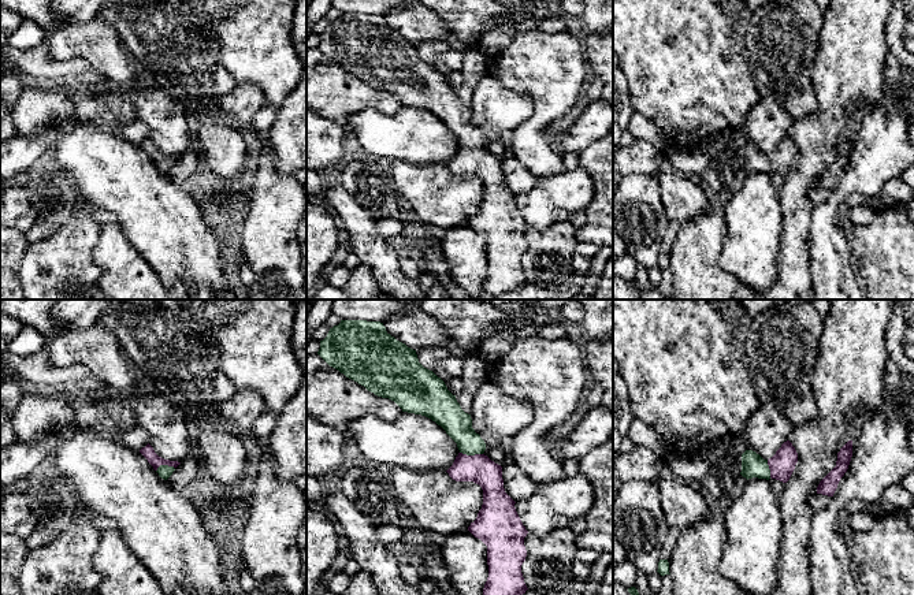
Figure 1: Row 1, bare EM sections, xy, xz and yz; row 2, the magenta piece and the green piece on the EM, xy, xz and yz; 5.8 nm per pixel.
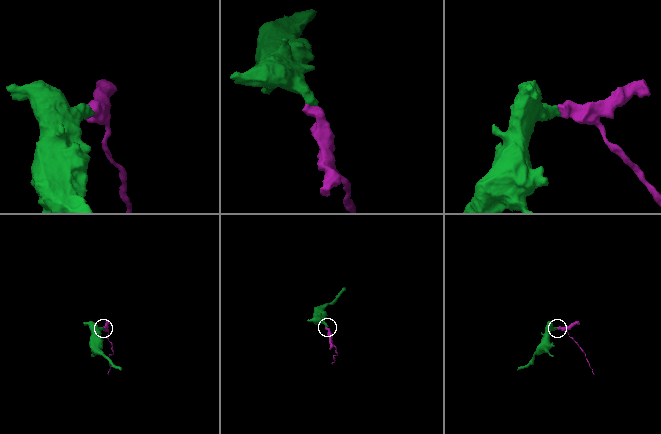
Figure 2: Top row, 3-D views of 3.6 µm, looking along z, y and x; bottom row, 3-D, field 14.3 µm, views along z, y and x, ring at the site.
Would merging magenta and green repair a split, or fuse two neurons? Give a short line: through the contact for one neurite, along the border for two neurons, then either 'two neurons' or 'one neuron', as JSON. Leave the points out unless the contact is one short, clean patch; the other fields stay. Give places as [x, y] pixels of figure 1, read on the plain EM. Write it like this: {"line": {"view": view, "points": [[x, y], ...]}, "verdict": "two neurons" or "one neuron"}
{"line": {"view": "xz", "points": [[479, 162], [471, 149], [471, 138], [457, 118]]}, "verdict": "one neuron"}

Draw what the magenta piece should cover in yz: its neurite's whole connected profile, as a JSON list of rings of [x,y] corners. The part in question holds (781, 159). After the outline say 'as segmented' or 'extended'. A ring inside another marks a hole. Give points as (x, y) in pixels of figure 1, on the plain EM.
[[[789,134],[784,135],[776,148],[763,153],[753,144],[746,144],[742,148],[742,166],[743,171],[753,172],[776,172],[787,176],[798,156],[798,146]]] | extended

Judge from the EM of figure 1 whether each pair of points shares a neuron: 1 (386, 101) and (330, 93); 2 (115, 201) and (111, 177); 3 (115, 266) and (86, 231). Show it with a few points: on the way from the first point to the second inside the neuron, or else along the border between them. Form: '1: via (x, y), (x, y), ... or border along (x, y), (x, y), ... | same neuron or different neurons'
1: via (372, 99), (344, 93) | same neuron
2: via (115, 196), (115, 182) | same neuron
3: border along (89, 212), (99, 226), (92, 261), (100, 275) | different neurons

